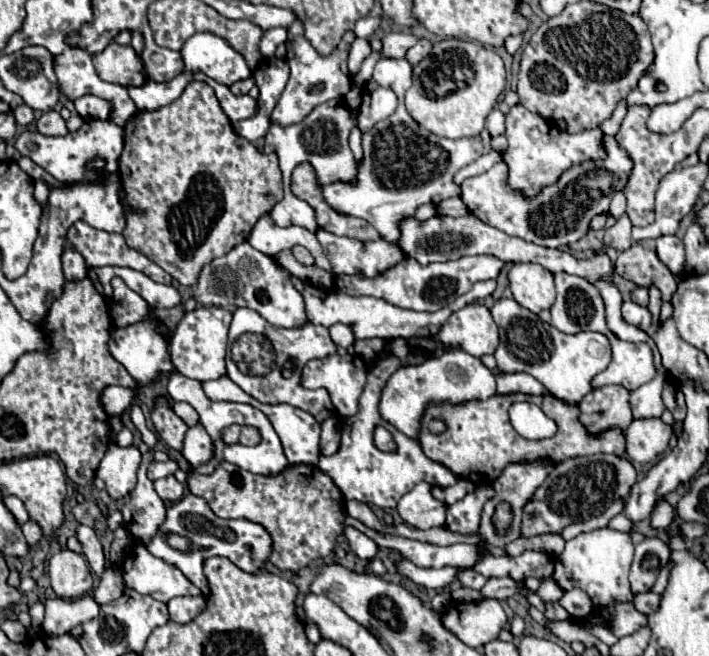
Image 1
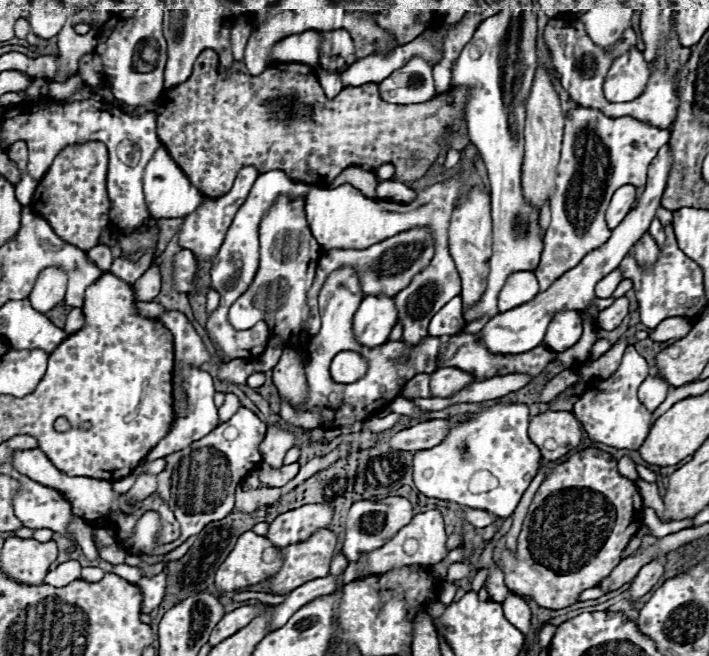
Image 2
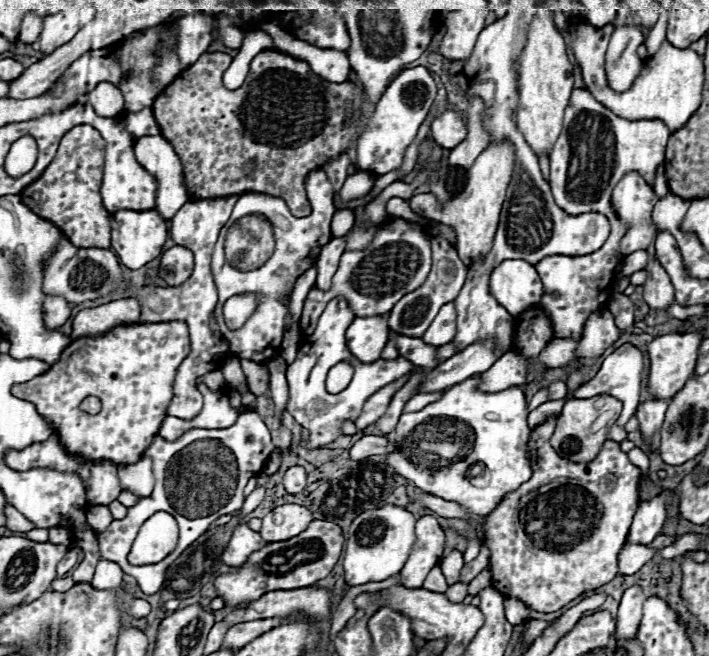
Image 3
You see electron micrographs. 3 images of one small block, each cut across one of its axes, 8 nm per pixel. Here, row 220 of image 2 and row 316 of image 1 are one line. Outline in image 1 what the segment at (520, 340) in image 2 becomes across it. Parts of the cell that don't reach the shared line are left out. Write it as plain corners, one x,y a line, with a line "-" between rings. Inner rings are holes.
632,300
622,302
622,318
624,318
624,322
628,322
632,326
638,326
640,330
648,330
652,326
652,318
650,318
648,308
638,306

